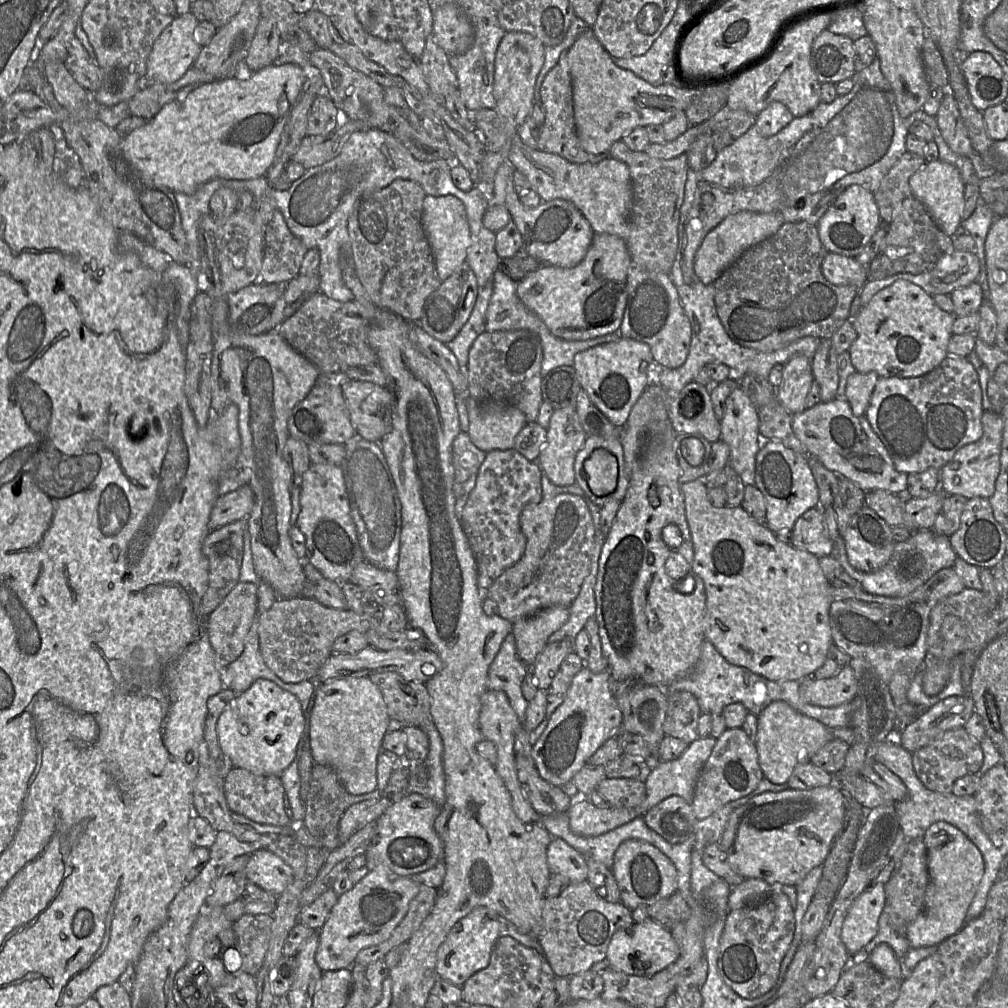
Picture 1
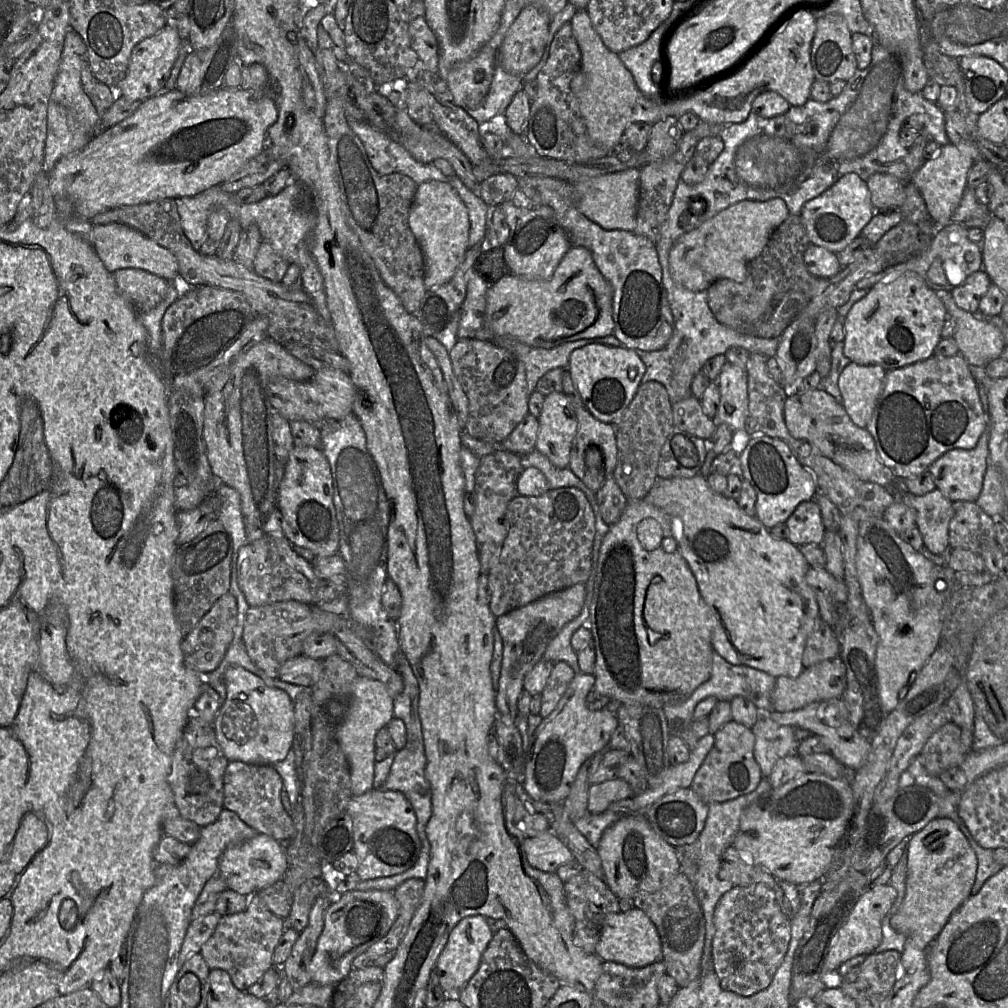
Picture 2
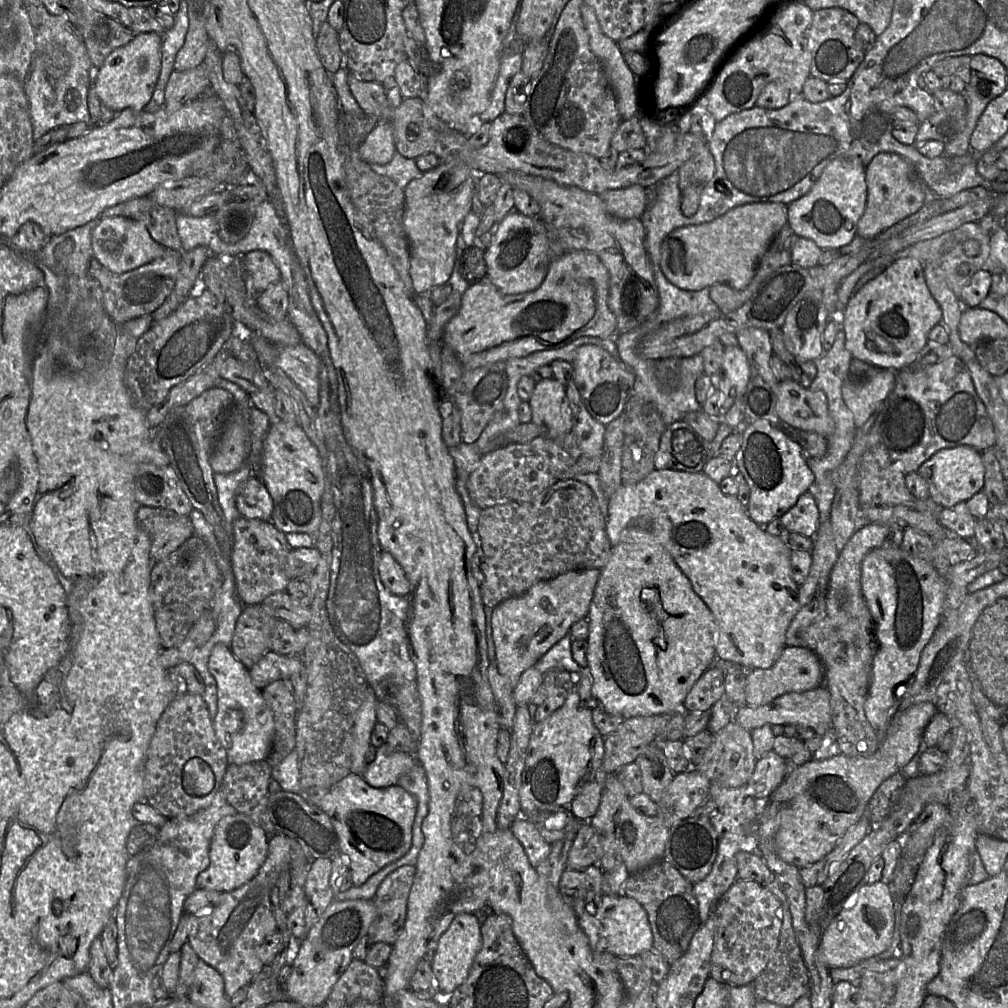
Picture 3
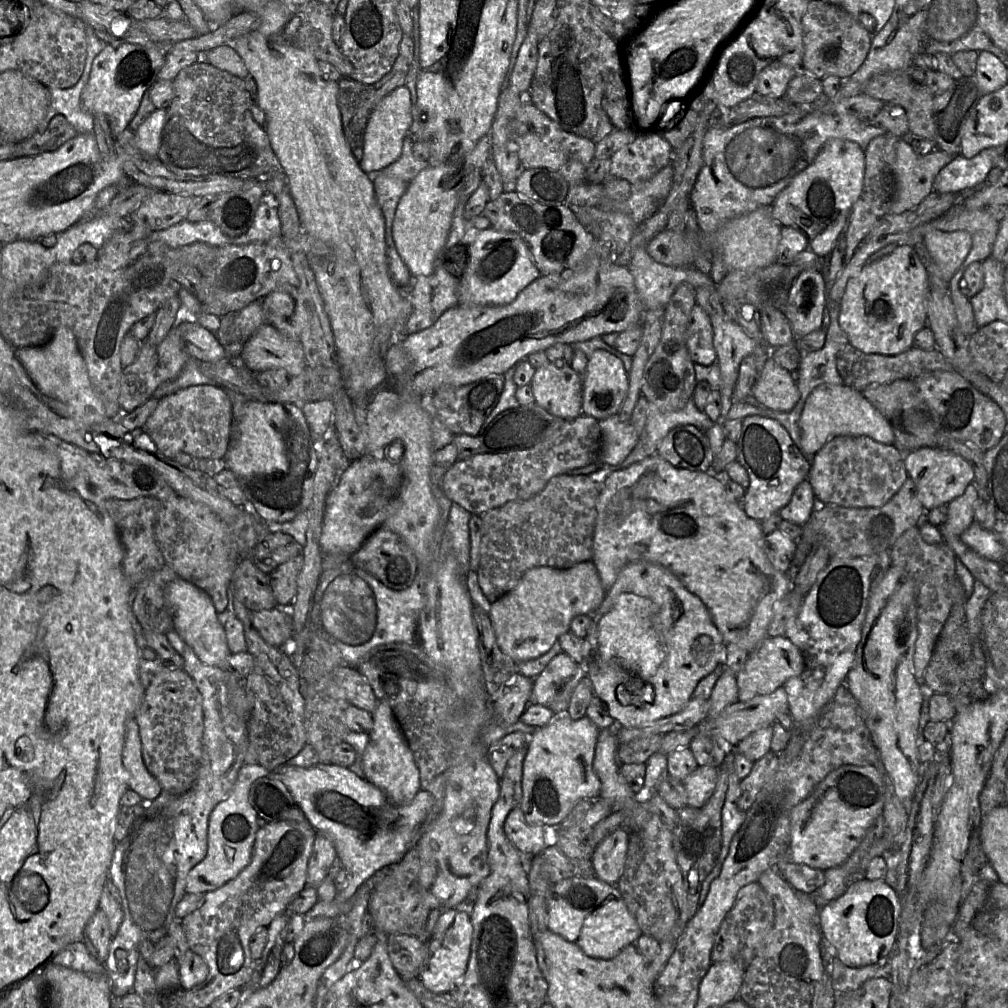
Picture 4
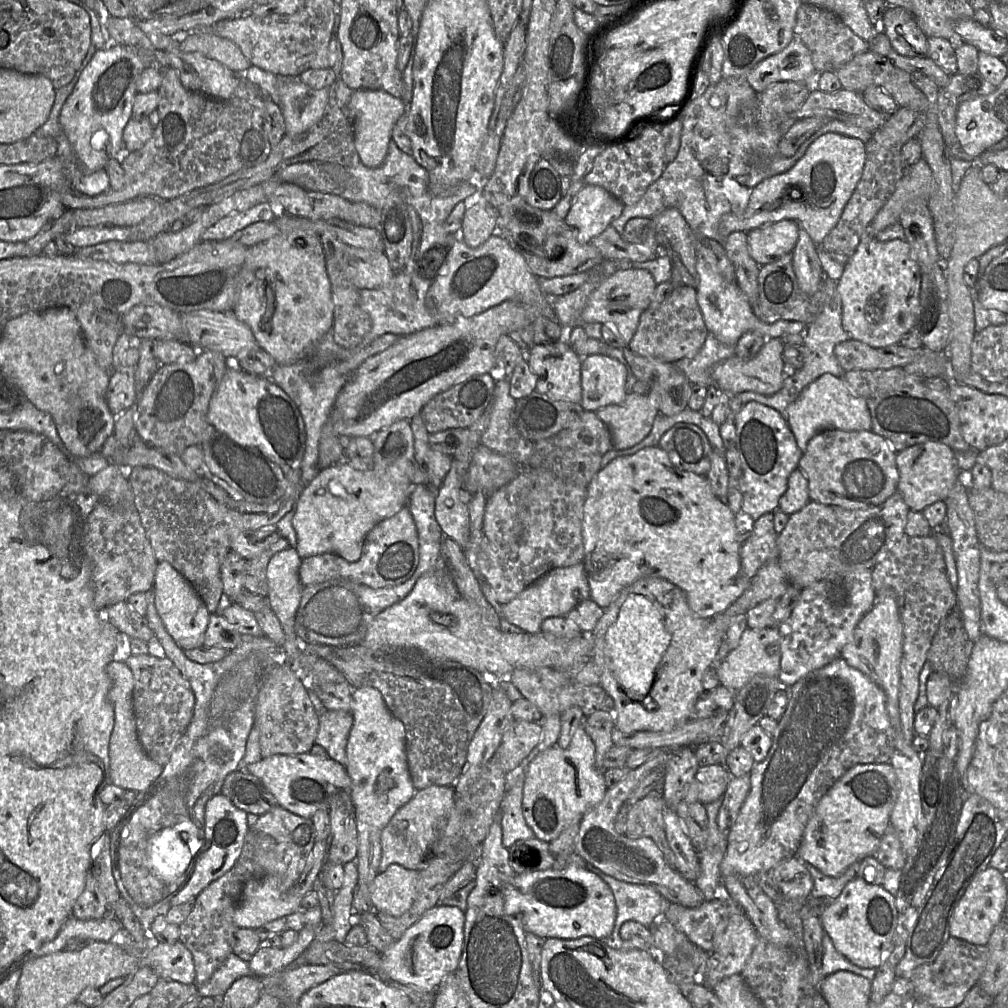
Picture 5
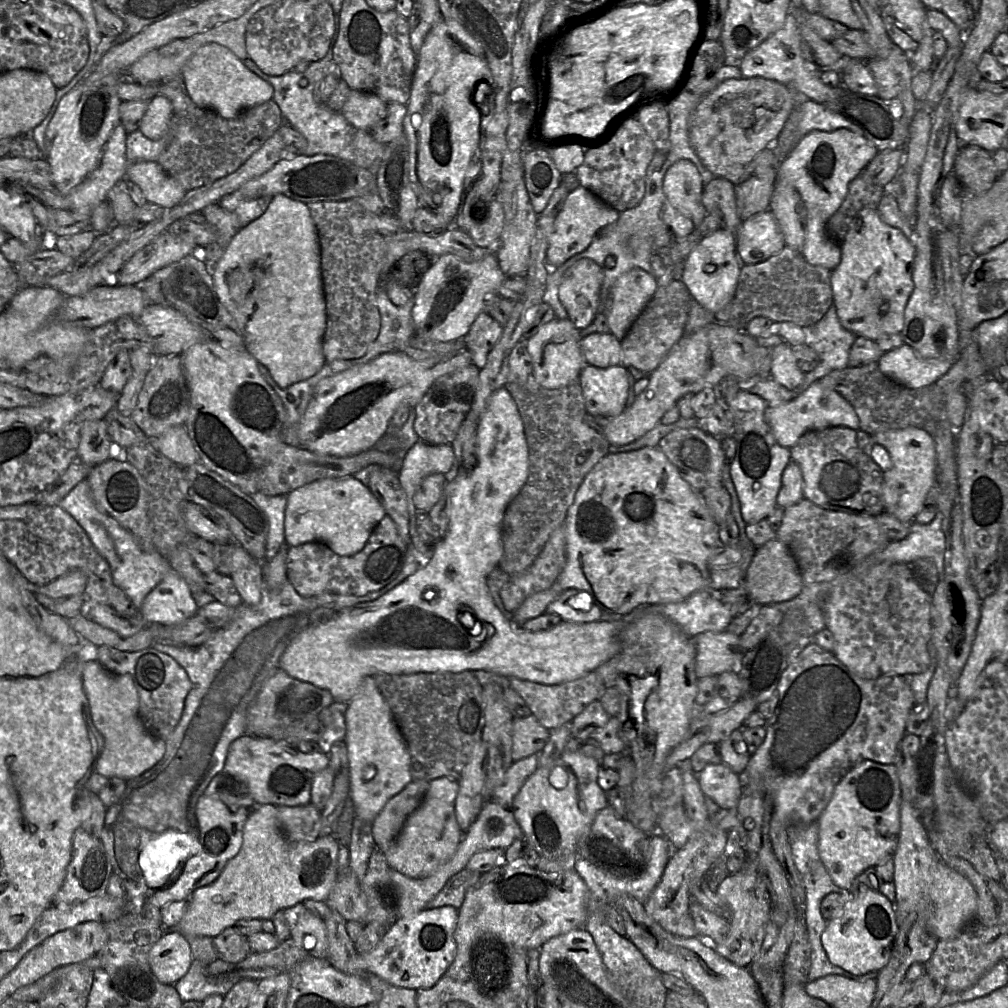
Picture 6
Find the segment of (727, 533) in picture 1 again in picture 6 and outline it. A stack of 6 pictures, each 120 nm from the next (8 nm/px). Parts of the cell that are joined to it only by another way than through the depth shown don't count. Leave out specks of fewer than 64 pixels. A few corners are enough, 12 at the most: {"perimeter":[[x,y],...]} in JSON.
{"perimeter":[[659,447],[608,453],[555,584],[607,614],[711,588],[724,546]]}

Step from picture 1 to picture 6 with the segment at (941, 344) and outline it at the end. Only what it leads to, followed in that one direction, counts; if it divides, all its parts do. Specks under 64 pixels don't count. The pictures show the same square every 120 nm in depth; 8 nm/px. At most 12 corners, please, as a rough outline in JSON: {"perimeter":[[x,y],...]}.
{"perimeter":[[864,208],[831,271],[837,315],[899,334],[916,248]]}

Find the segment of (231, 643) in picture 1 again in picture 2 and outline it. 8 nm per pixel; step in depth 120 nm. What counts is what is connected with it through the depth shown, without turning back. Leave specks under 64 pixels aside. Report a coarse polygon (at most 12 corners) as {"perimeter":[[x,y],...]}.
{"perimeter":[[227,592],[181,642],[184,664],[203,674],[233,640],[237,601]]}

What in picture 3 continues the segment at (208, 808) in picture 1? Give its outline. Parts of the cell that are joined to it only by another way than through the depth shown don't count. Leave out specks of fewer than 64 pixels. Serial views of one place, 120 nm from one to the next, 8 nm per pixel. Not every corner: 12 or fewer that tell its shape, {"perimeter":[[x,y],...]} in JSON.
{"perimeter":[[182,691],[149,744],[144,798],[211,805],[230,764],[203,696]]}

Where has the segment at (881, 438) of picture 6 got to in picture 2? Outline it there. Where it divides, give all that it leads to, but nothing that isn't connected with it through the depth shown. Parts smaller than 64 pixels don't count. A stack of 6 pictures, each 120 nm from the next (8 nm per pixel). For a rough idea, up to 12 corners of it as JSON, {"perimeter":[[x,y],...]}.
{"perimeter":[[990,428],[974,448],[952,449],[929,466],[950,501],[975,502],[988,465]]}

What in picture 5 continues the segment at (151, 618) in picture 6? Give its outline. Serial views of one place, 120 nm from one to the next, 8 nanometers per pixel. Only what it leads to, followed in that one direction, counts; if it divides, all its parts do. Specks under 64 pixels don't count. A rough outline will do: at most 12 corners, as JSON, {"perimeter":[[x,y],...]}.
{"perimeter":[[158,562],[155,608],[183,650],[204,646],[210,612],[170,563]]}

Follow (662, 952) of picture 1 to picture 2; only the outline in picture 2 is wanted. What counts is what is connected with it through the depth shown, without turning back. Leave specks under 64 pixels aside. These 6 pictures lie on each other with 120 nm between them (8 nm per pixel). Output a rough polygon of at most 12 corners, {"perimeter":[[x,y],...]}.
{"perimeter":[[635,907],[605,917],[595,954],[634,968],[661,961],[661,939]]}

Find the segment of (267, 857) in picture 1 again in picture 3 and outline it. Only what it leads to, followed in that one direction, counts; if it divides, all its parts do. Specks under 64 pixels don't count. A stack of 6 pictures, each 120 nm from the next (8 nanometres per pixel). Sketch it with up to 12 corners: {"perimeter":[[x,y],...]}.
{"perimeter":[[244,814],[222,818],[197,887],[250,881],[270,835]]}

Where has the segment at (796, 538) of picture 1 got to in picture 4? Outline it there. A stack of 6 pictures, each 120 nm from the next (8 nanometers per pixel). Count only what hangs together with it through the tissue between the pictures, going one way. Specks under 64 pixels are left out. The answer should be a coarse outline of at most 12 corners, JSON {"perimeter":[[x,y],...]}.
{"perimeter":[[802,481],[784,508],[782,519],[805,525],[814,510],[815,494]]}

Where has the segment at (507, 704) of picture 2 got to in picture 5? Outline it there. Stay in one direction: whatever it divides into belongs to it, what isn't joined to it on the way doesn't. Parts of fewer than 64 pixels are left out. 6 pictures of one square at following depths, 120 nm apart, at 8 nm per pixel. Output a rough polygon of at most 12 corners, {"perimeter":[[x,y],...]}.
{"perimeter":[[582,562],[548,571],[502,605],[521,631],[541,631],[590,597]]}

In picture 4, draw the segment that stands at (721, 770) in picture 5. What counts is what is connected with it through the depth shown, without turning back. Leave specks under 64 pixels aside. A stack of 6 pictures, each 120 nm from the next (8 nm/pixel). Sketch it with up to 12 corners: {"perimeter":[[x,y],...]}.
{"perimeter":[[697,767],[682,783],[687,806],[701,808],[716,788],[717,768]]}

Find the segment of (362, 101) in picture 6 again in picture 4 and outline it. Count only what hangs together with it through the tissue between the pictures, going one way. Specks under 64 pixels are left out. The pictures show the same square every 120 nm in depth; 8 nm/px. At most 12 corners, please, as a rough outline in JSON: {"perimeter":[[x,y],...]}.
{"perimeter":[[400,86],[371,113],[364,173],[396,162],[412,124],[409,89]]}

